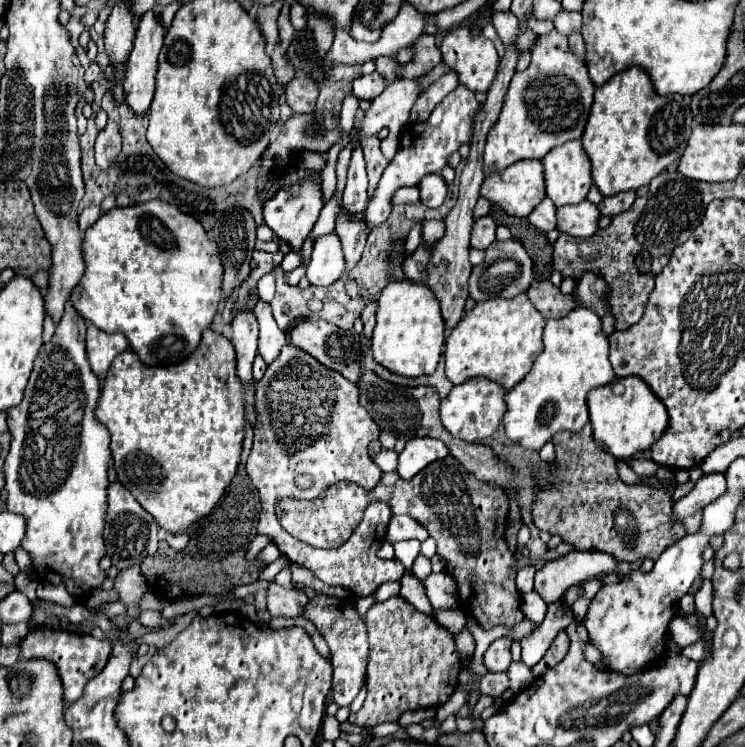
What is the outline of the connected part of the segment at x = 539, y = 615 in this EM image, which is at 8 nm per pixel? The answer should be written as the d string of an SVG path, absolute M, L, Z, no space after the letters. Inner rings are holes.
M531 591L531 593L523 595L521 611L523 611L523 615L525 615L529 621L533 621L533 623L541 623L543 617L545 617L545 611L547 611L547 603L541 599L539 593Z

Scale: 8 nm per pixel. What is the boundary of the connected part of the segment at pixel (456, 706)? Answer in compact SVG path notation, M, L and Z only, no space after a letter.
M457 689L457 691L449 697L449 701L447 701L443 707L437 709L437 725L435 725L435 727L439 727L439 723L441 723L447 715L455 715L465 703L467 703L467 693L461 691L461 689Z

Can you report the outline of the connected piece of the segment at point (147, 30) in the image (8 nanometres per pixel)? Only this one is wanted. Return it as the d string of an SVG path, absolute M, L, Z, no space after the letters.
M147 11L137 27L137 35L135 35L135 43L133 43L133 51L131 57L127 61L127 75L123 81L123 91L127 95L127 105L137 113L143 115L149 111L151 99L153 99L153 91L155 91L155 75L157 75L157 57L159 51L163 47L165 41L165 27L161 23L161 17L155 11Z

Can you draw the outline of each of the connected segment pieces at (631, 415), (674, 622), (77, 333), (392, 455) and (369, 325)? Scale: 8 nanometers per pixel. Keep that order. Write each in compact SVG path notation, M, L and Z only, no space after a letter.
M641 377L613 379L609 385L591 391L587 405L595 441L615 459L631 459L633 455L651 449L669 427L667 407L659 401L659 397L655 397L655 393L651 393L651 387L645 385Z
M679 615L671 619L671 625L669 625L669 633L673 635L673 641L683 649L691 643L695 643L697 639L701 639L701 633L695 631L691 625L687 625Z
M67 299L61 321L57 323L53 339L41 347L35 367L31 371L25 397L21 405L7 411L7 425L11 431L11 451L3 465L7 509L23 513L27 517L27 535L21 547L31 555L35 573L41 581L63 583L75 597L85 597L95 591L105 573L99 569L99 561L105 555L105 543L101 531L105 525L107 509L107 465L111 459L109 431L97 421L95 407L101 395L101 383L87 365L85 349L87 325L75 311L71 299Z
M381 451L377 457L375 457L375 463L381 467L381 471L389 473L389 471L395 471L397 469L397 453L395 451Z
M371 301L365 309L363 309L363 313L361 313L361 319L363 319L363 325L365 325L365 335L367 337L371 337L371 331L373 331L373 327L375 327L375 311L377 311L377 301Z

